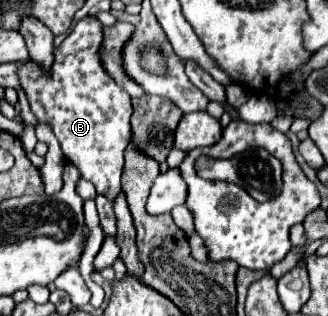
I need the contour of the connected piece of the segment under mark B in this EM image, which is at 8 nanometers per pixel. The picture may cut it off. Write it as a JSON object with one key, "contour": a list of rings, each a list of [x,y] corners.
{"contour":[[[84,17],[74,31],[54,49],[54,65],[46,73],[36,63],[20,67],[20,85],[30,99],[30,107],[40,123],[50,123],[64,157],[74,163],[82,179],[94,183],[96,191],[114,203],[122,191],[120,175],[124,167],[124,151],[130,143],[130,95],[122,91],[104,71],[98,49],[102,45],[102,25]]]}

